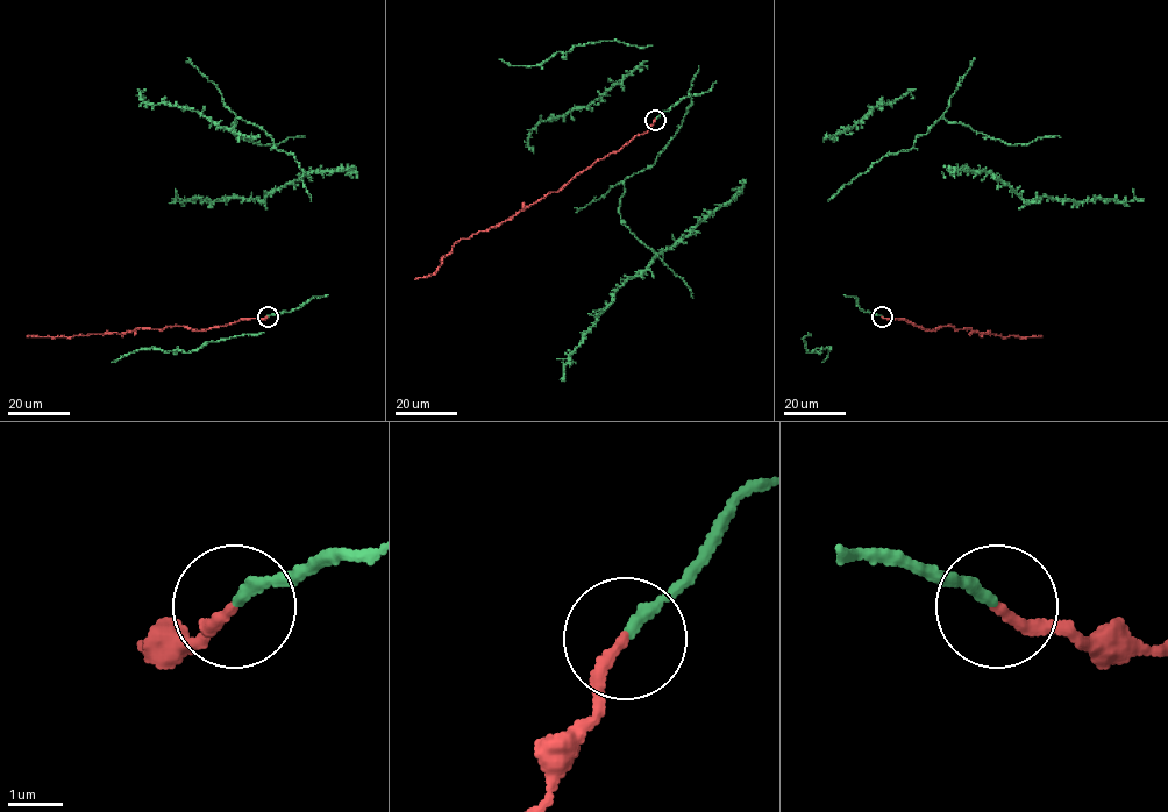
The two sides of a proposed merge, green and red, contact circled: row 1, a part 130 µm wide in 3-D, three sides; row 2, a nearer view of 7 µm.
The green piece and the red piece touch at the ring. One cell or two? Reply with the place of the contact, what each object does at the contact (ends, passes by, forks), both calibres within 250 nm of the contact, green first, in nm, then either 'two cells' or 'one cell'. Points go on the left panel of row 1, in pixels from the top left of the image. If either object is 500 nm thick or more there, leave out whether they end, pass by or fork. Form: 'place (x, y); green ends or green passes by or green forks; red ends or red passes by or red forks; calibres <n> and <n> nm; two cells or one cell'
place (268, 317); green ends; red ends; calibres 200 and 200 nm; one cell

